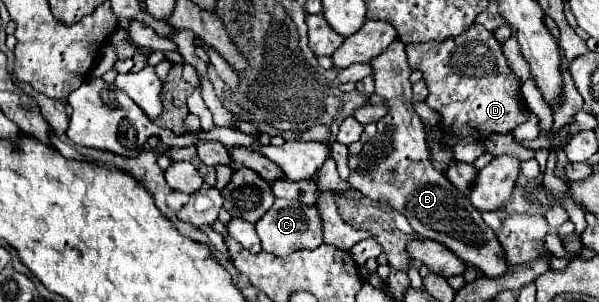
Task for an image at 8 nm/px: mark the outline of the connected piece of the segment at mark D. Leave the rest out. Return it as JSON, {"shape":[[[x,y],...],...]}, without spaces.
{"shape":[[[474,24],[462,36],[448,38],[444,42],[406,44],[406,56],[408,66],[424,74],[424,82],[430,92],[426,104],[441,117],[437,126],[426,129],[432,160],[438,170],[444,172],[454,160],[450,150],[440,144],[442,136],[446,136],[444,134],[476,136],[483,140],[483,136],[487,138],[491,134],[508,134],[526,121],[520,78],[506,64],[502,46],[496,42],[492,32],[482,26]]]}

